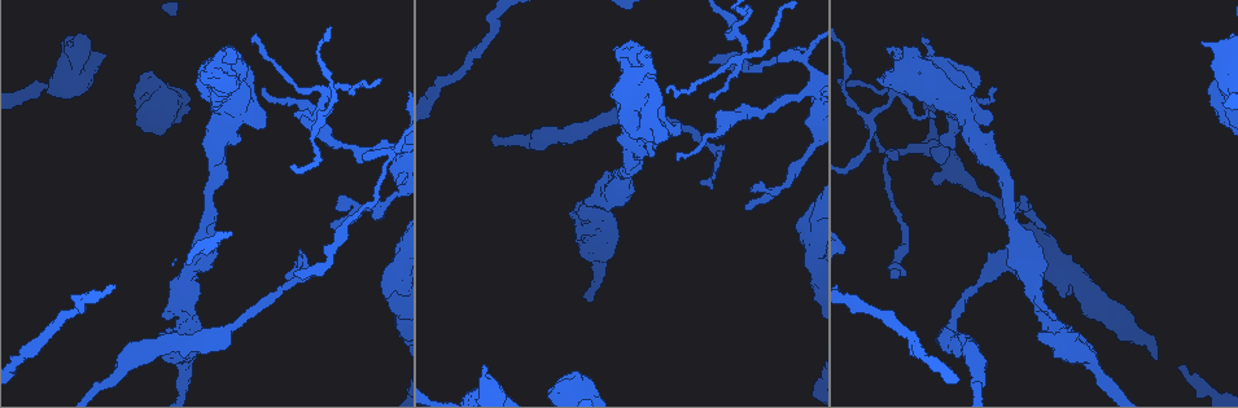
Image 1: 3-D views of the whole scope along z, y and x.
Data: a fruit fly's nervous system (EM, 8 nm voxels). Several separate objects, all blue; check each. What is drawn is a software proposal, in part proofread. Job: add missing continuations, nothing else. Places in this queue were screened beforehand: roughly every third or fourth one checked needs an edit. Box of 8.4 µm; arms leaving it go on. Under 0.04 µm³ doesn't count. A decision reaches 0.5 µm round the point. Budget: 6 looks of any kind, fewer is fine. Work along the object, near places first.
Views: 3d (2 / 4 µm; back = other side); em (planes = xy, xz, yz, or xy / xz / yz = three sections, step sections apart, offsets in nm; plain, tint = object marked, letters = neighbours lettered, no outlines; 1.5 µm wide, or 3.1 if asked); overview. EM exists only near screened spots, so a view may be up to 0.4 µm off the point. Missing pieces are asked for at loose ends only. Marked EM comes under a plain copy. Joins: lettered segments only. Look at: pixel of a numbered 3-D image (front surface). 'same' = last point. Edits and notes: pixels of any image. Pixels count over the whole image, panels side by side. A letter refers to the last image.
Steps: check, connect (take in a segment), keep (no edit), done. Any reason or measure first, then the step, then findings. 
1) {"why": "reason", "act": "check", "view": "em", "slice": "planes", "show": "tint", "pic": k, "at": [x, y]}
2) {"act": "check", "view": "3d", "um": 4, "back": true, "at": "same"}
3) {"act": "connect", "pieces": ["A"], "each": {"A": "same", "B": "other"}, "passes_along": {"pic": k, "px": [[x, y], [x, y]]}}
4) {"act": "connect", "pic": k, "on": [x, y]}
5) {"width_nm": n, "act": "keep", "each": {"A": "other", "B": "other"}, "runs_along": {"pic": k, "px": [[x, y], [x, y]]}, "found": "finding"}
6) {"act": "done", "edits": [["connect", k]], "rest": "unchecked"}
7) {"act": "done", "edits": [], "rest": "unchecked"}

{"why": "free end", "act": "check", "view": "em", "slice": "xy", "step": 8, "show": "tint", "pic": 1, "at": [712, 63]}

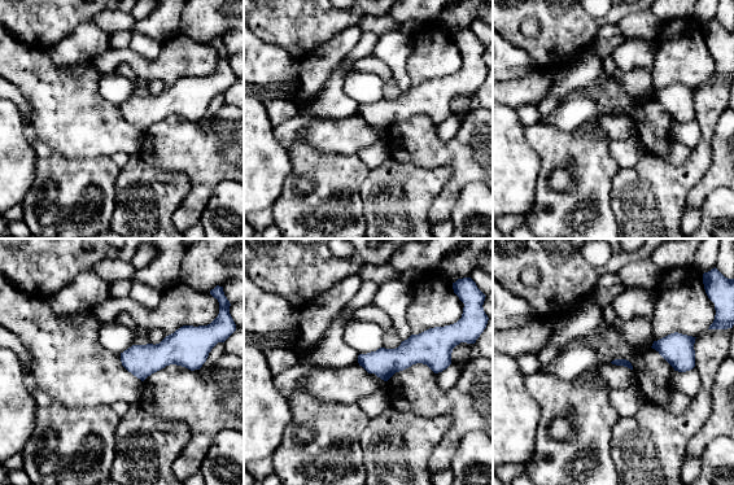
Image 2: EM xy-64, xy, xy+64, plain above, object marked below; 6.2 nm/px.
{"act": "check", "view": "em", "slice": "xy", "step": 8, "show": "letters", "at": "same"}

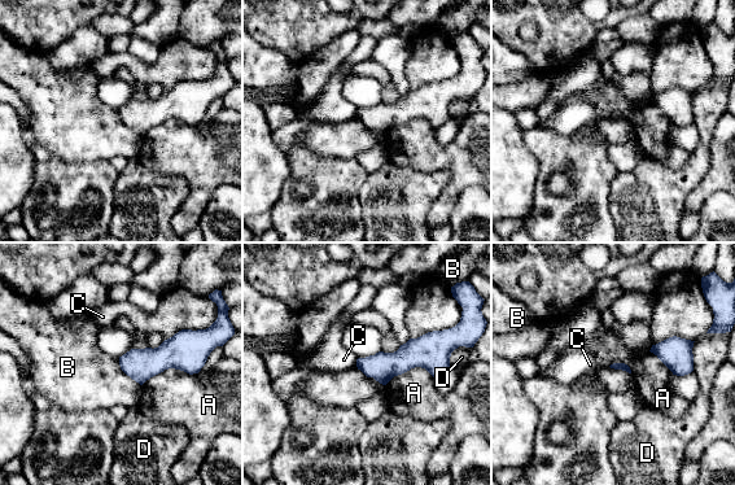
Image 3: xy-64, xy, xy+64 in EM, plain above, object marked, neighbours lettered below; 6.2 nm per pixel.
{"longest_contact_nm": ["A", 380], "act": "keep", "each": {"A": "other", "B": "other", "C": "other", "D": "other"}, "found": "no lettered segment goes on from it"}

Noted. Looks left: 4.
{"why": "free end", "act": "check", "view": "em", "slice": "xy", "step": 8, "show": "letters", "pic": 1, "at": [893, 158]}

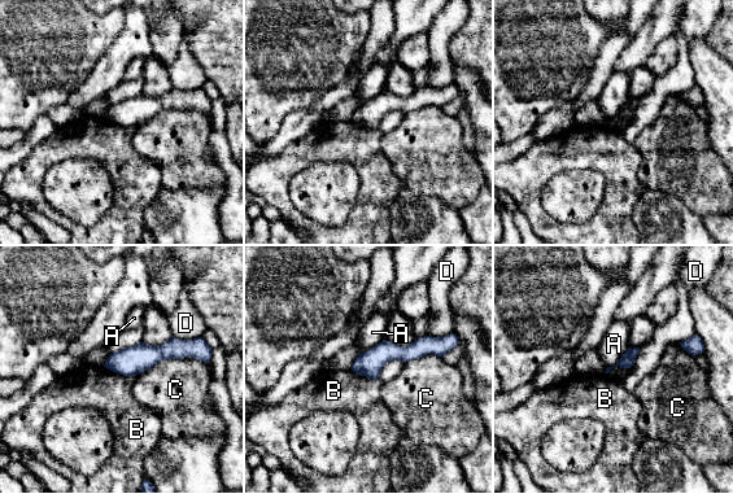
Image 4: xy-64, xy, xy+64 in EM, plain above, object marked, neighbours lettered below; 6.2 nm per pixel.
{"act": "keep", "each": {"A": "other", "B": "other", "C": "other", "D": "other"}, "runs_along": {"pic": 4, "px": [[443, 346], [382, 353], [356, 368]]}, "found": "none of them fits"}

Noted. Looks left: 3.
{"why": "branch stops here", "act": "check", "view": "em", "slice": "planes", "show": "letters", "pic": 1, "at": [66, 43]}

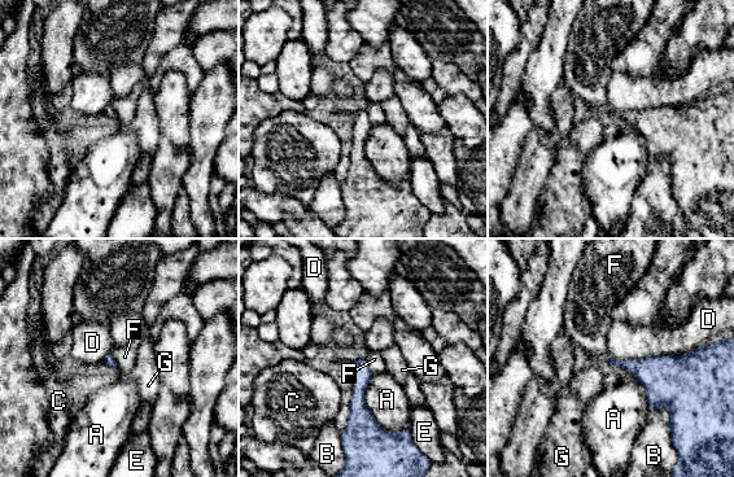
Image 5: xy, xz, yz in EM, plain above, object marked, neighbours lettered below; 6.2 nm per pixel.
{"longest_contact_nm": ["A", 420], "act": "keep", "each": {"A": "other", "B": "other", "C": "other", "D": "other", "E": "other", "F": "other", "G": "other"}, "found": "no lettered segment goes on from it"}

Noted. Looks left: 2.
{"act": "done", "edits": [], "rest": "unchecked"}

